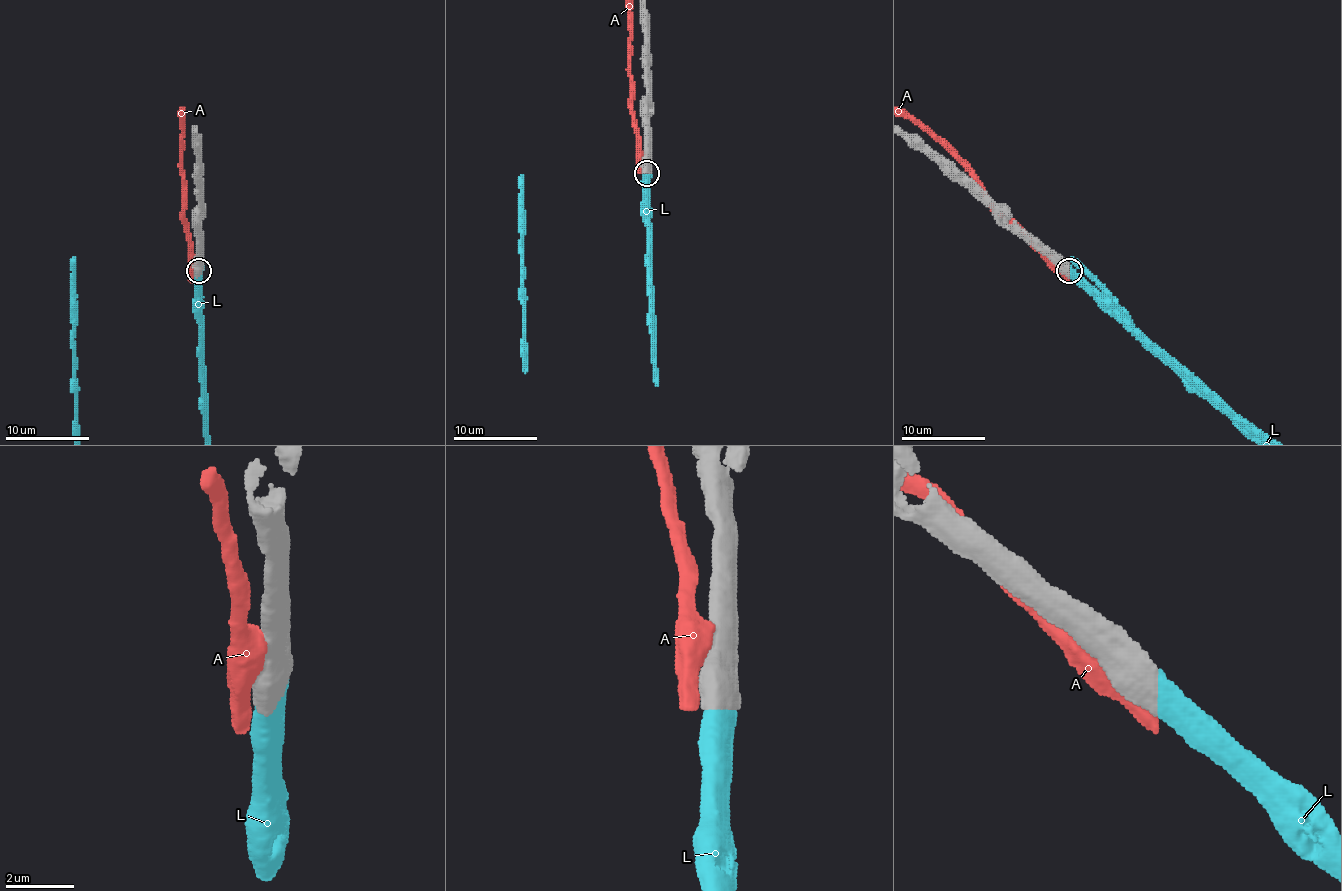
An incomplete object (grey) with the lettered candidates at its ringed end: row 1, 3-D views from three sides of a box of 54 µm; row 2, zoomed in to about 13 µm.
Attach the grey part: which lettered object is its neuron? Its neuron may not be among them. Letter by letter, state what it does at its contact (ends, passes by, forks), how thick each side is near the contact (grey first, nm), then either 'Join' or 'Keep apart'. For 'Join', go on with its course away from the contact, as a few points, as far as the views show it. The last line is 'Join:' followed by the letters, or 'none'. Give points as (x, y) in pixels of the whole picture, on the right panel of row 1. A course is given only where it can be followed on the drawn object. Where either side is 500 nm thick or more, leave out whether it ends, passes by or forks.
A: Thickness 850 nm (grey) against 600 nm. Keep apart
L: Thickness 850 nm (grey) against 650 nm. Join
Join: L

